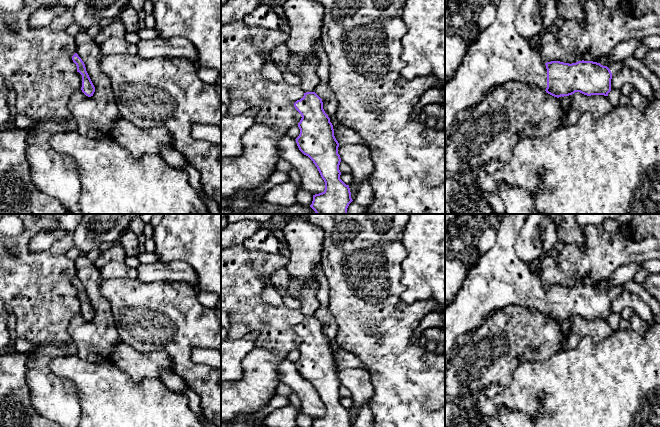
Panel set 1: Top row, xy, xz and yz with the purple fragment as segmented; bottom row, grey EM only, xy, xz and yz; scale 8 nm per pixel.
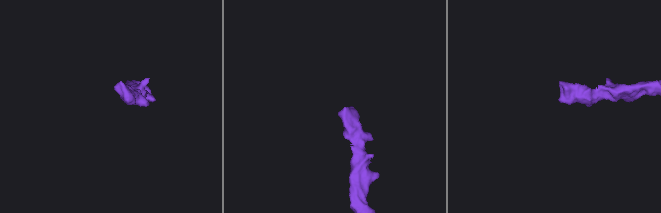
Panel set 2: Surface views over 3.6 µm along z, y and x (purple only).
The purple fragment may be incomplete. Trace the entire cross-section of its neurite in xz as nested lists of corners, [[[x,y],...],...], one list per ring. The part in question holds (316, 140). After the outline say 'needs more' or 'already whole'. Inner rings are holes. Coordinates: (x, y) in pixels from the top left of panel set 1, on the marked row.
[[[284,0],[282,7],[284,21],[291,28],[285,44],[291,53],[302,57],[302,66],[298,75],[304,96],[294,103],[295,109],[302,116],[298,123],[300,134],[295,140],[299,150],[313,161],[325,182],[325,190],[322,193],[313,195],[310,207],[316,214],[347,214],[347,208],[353,200],[349,185],[346,185],[340,179],[339,165],[341,158],[338,154],[339,143],[334,136],[330,118],[323,109],[322,99],[314,92],[316,86],[320,83],[316,72],[319,66],[319,57],[314,45],[317,40],[321,39],[321,26],[325,9],[315,0]]]; needs more

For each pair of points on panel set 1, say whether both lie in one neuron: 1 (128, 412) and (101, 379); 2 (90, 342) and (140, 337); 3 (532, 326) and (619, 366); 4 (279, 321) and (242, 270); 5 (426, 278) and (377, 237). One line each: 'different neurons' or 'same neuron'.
1: same neuron
2: different neurons
3: different neurons
4: same neuron
5: different neurons

